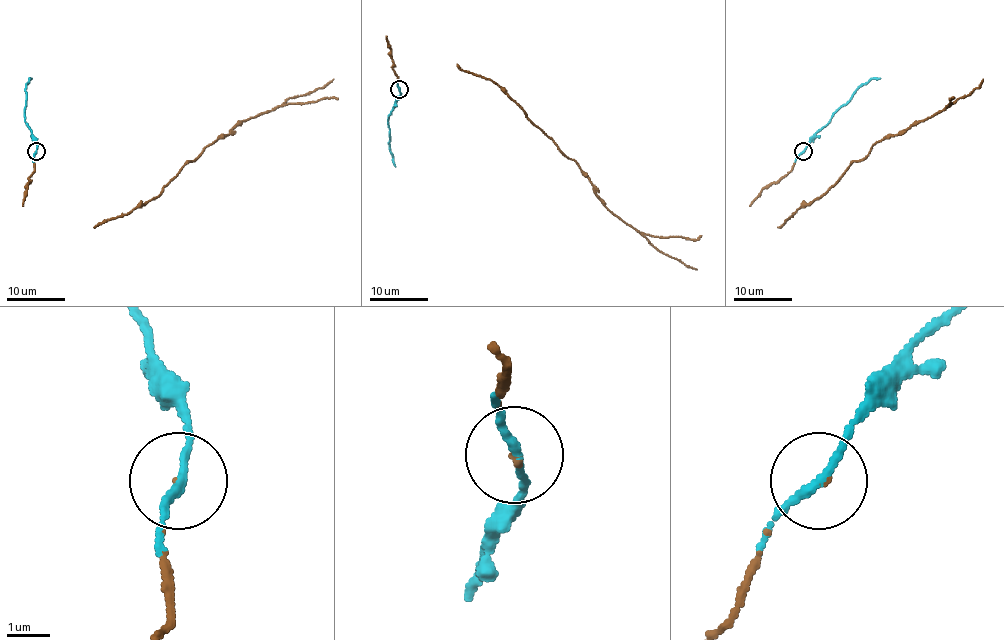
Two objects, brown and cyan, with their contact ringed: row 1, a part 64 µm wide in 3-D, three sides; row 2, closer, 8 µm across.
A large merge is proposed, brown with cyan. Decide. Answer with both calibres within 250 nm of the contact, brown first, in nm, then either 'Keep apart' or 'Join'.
Thickness 70 nm (brown) against 180 nm. Join

